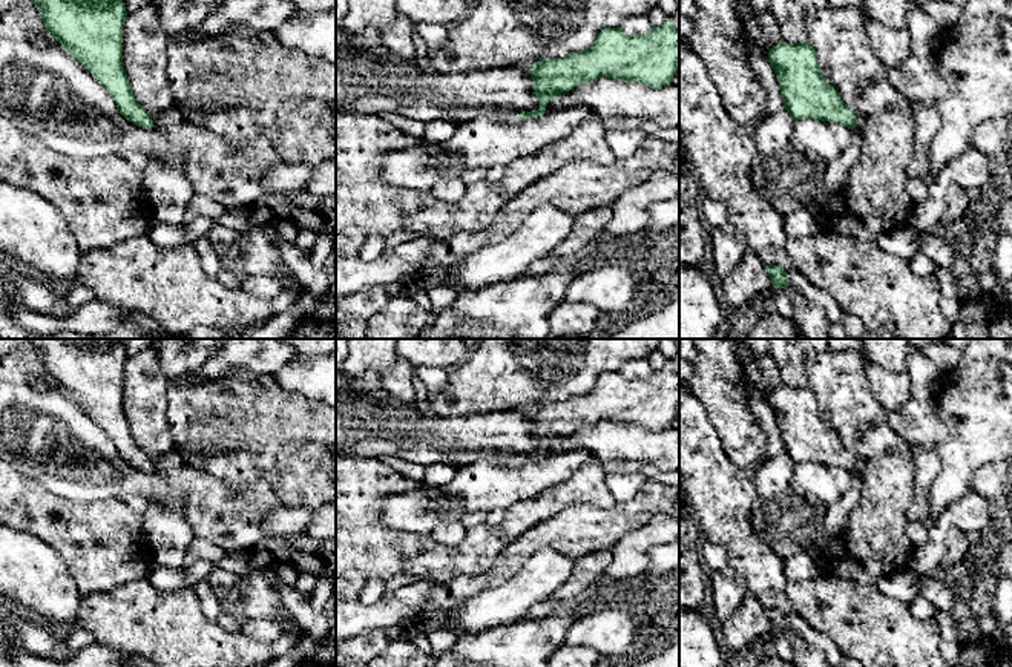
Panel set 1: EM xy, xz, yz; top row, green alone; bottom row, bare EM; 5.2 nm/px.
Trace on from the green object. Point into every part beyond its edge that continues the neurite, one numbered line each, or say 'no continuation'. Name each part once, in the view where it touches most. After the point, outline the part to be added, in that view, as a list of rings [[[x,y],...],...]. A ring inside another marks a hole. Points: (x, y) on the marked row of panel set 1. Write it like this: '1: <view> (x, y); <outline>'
no continuation

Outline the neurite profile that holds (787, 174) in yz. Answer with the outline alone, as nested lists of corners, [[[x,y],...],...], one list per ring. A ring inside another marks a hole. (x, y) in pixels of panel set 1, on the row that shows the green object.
[[[779,110],[757,121],[751,182],[784,216],[810,209],[823,189],[828,163],[794,136],[794,120]]]

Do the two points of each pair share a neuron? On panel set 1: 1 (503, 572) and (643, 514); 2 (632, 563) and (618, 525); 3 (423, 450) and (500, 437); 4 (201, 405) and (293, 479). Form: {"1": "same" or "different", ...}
{"1": "same", "2": "different", "3": "same", "4": "same"}

